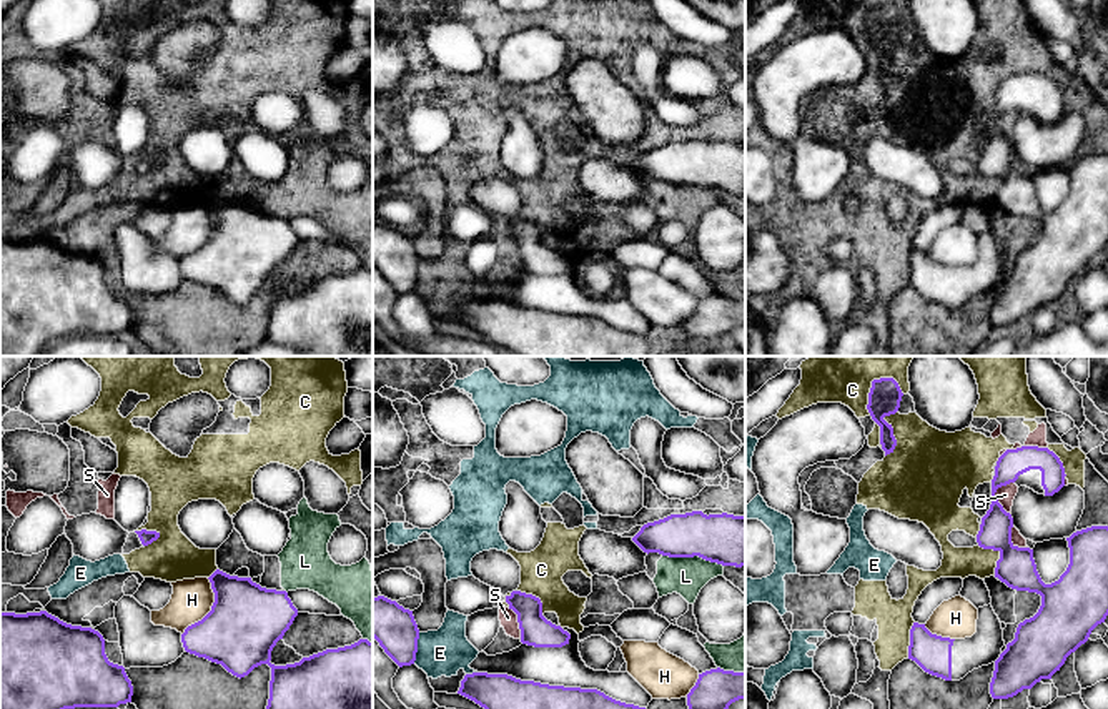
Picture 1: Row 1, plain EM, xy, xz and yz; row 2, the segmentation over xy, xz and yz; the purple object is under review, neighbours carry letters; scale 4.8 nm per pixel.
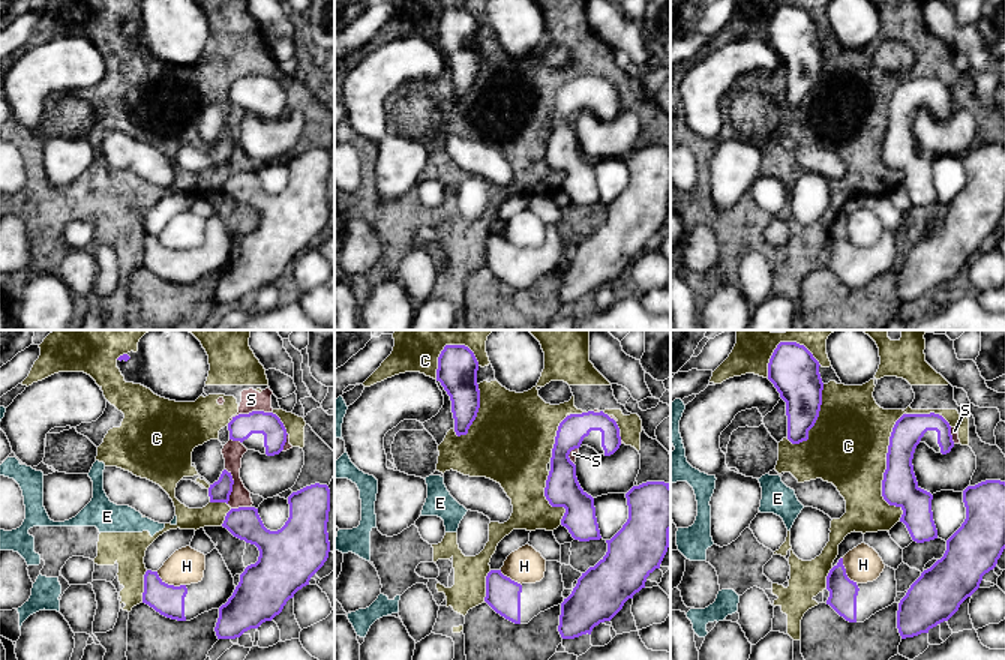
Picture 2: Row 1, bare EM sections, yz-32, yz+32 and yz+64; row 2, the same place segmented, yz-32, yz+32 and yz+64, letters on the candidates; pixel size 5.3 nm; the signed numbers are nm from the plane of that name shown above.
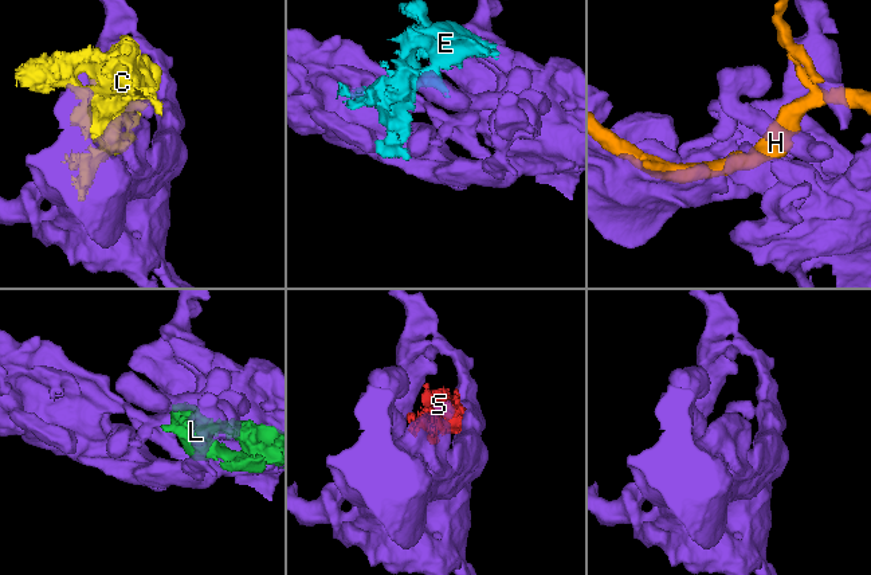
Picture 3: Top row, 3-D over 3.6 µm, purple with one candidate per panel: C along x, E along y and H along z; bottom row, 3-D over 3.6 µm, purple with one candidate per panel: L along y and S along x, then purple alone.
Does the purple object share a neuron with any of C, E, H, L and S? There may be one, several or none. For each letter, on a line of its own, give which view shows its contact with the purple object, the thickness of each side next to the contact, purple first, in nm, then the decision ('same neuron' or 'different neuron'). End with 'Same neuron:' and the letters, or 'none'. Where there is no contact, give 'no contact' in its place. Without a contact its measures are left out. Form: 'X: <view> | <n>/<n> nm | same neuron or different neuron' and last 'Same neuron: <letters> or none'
C: yz | 160/160 nm | different neuron
E: xz | 200/220 nm | different neuron
H: xy | 360/200 nm | different neuron
L: xz | 240/190 nm | different neuron
S: yz | 160/90 nm | different neuron
Same neuron: none

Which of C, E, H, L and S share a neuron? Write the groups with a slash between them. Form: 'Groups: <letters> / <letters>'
Groups: C E L S / H

